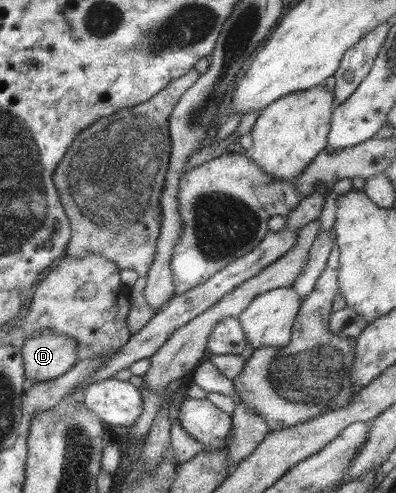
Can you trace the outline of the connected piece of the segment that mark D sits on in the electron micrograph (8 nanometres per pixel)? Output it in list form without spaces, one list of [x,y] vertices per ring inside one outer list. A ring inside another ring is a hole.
[[[43,329],[23,341],[21,356],[25,378],[38,382],[53,380],[77,362],[77,341],[70,336]]]

